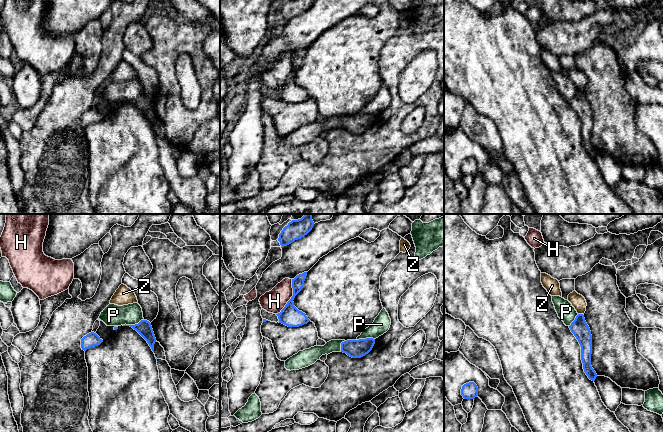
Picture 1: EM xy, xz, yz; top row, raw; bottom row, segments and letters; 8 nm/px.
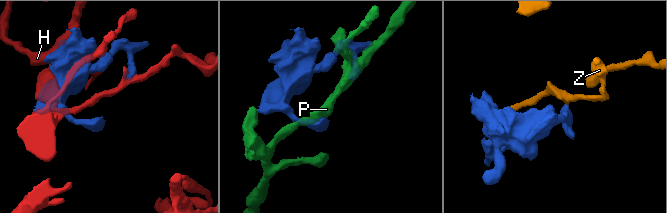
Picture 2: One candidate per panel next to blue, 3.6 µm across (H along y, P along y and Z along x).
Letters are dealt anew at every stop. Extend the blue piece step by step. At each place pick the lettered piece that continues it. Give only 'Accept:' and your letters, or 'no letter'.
Accept: no letter

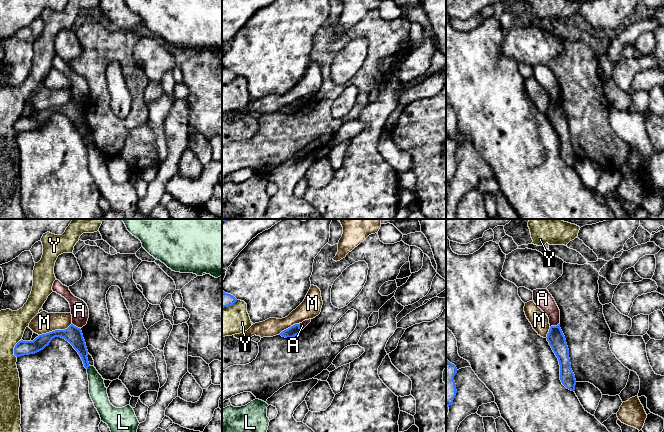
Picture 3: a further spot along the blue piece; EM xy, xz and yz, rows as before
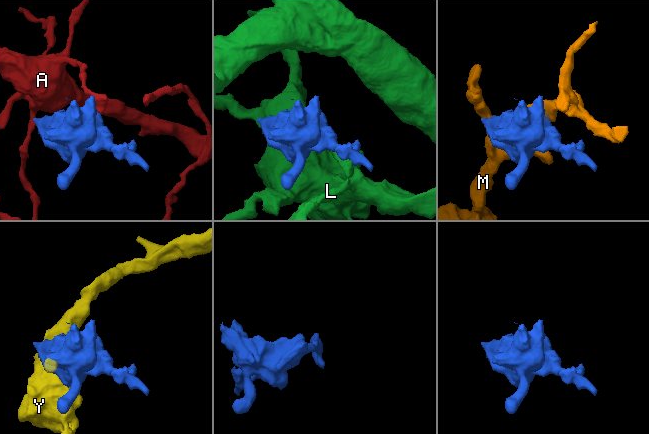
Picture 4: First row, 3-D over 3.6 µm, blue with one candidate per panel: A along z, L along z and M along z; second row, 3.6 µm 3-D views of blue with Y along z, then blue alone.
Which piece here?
Accept: no letter

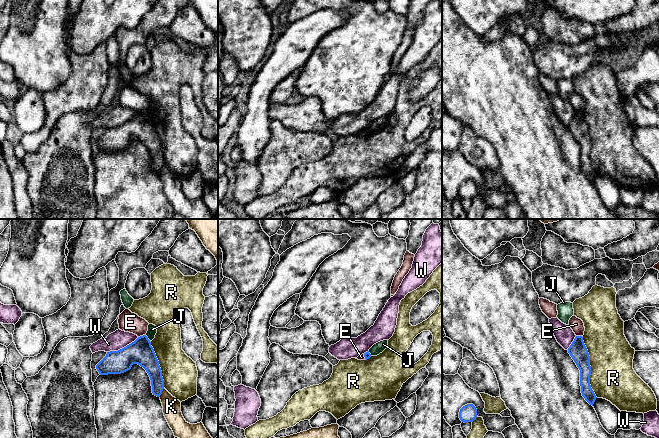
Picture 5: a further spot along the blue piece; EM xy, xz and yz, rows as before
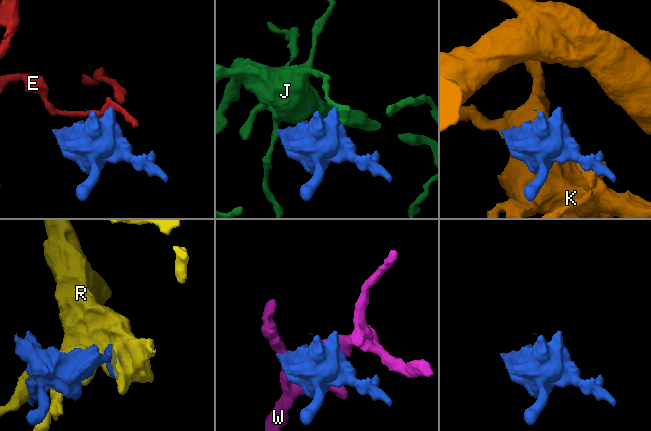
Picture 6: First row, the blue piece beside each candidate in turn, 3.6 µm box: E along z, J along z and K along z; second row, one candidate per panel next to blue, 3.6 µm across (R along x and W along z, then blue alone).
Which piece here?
Accept: no letter

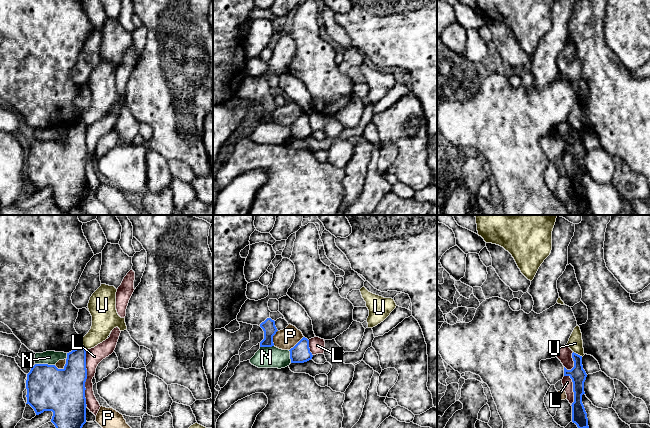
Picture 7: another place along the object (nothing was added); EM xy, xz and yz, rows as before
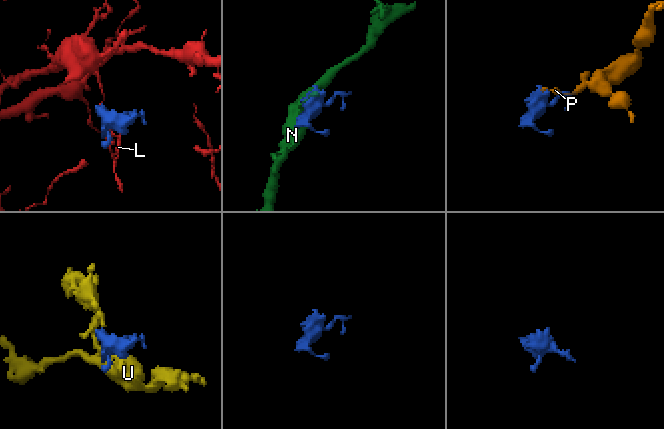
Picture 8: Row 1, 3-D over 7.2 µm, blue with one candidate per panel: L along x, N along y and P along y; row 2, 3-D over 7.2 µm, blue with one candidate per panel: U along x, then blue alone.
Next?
Accept: no letter

